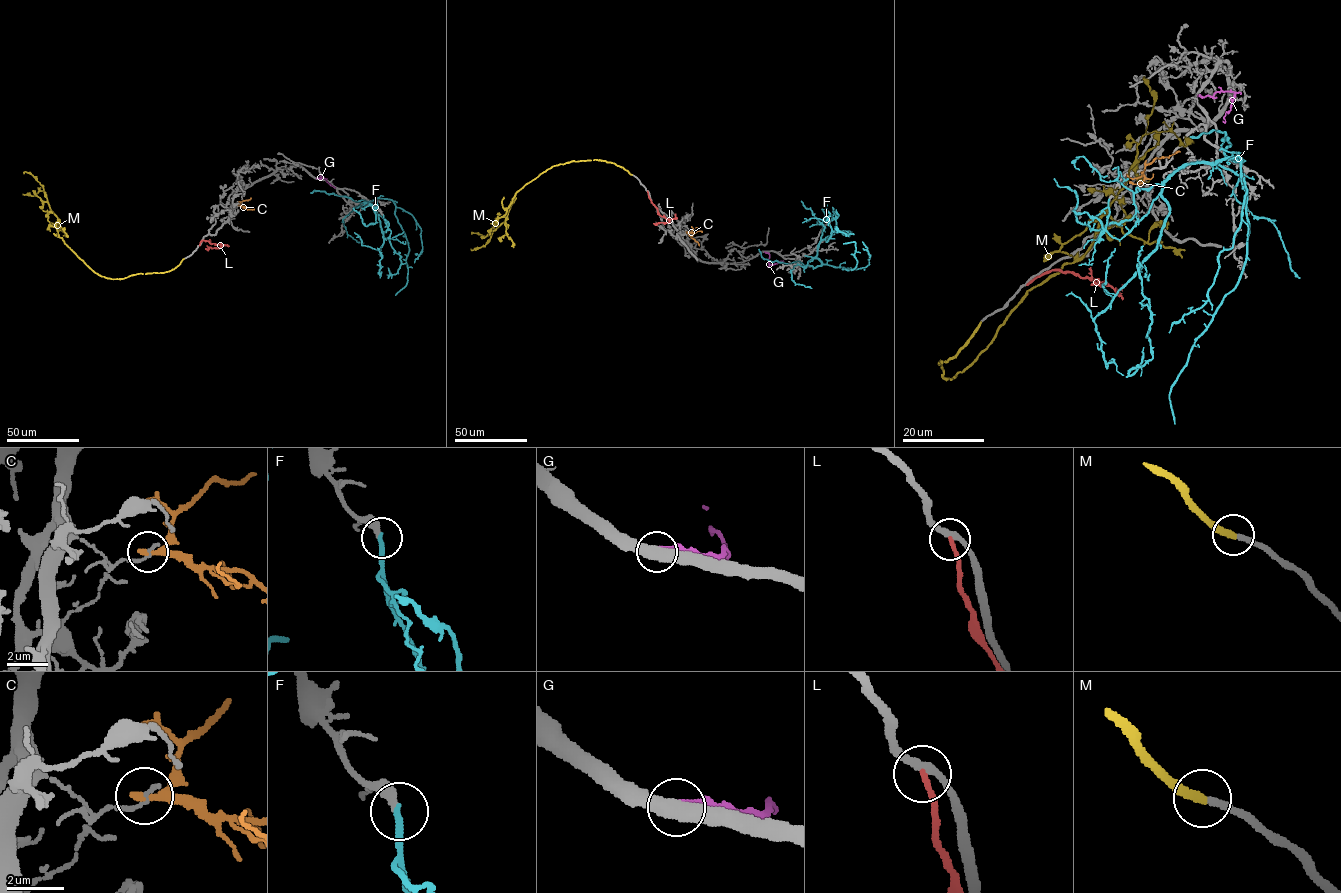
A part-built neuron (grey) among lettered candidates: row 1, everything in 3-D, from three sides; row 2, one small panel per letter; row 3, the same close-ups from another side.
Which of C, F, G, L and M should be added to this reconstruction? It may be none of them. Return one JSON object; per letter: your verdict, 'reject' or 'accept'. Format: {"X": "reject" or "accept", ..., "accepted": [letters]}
{"C": "reject", "F": "reject", "G": "reject", "L": "reject", "M": "accept", "accepted": ["M"]}

